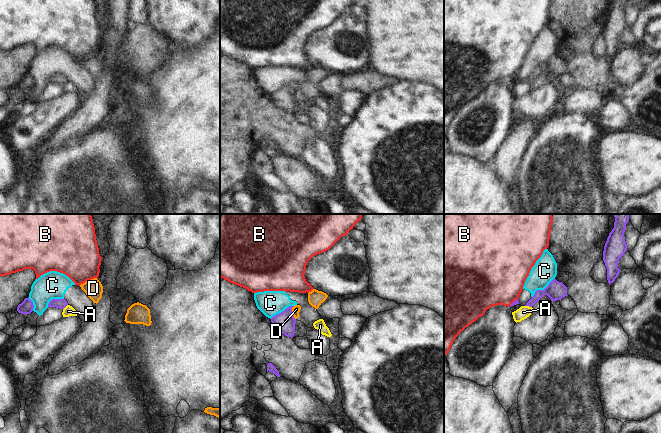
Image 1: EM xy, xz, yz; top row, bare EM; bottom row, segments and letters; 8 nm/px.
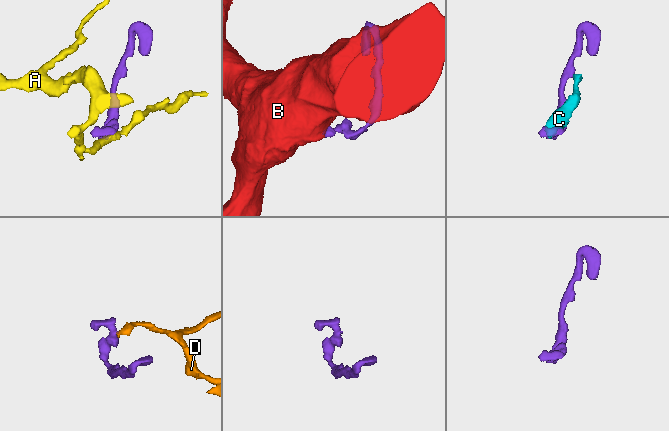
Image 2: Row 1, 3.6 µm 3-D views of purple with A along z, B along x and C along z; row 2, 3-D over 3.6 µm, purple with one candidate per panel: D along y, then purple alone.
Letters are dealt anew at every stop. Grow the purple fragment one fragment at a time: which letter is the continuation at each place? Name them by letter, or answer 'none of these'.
D

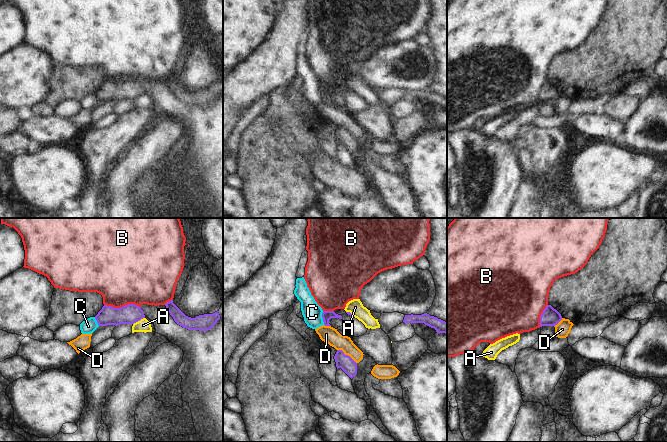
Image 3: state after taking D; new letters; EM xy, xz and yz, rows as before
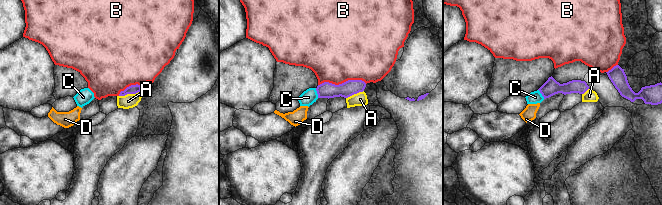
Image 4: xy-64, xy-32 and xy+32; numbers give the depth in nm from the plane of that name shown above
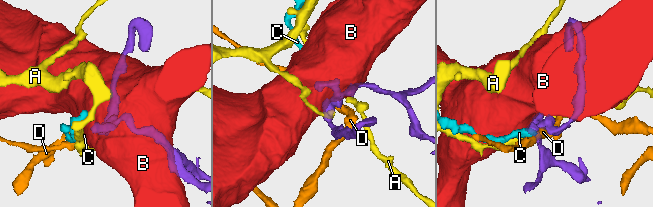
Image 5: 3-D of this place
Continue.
none of these

